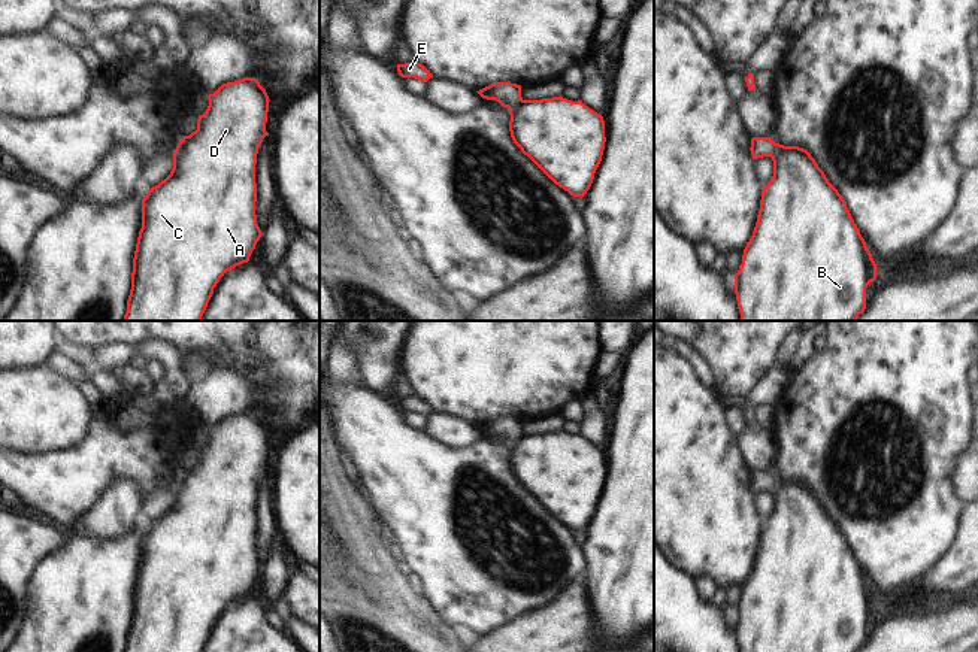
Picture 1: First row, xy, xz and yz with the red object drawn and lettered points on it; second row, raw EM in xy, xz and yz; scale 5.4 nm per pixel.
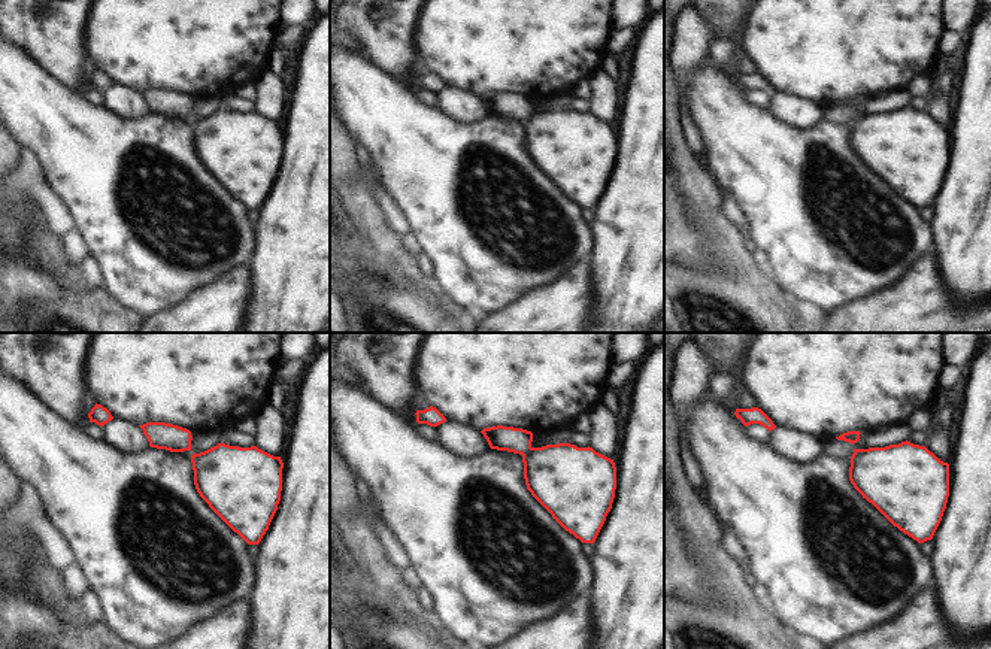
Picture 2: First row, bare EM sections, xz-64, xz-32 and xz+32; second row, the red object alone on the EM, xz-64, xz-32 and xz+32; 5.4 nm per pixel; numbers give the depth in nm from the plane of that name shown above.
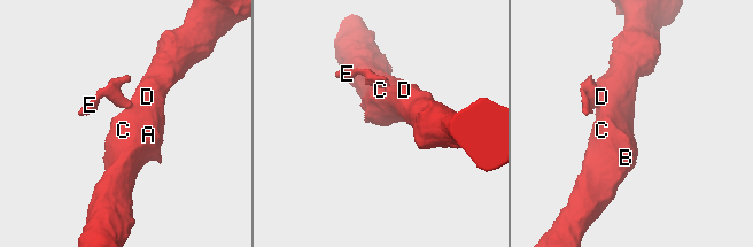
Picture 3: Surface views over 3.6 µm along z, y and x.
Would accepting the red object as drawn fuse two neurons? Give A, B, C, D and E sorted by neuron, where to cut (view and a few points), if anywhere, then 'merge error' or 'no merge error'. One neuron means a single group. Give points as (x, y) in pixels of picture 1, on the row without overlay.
A B C D / E | yz (777, 478), (775, 487), (771, 491) | merge error

